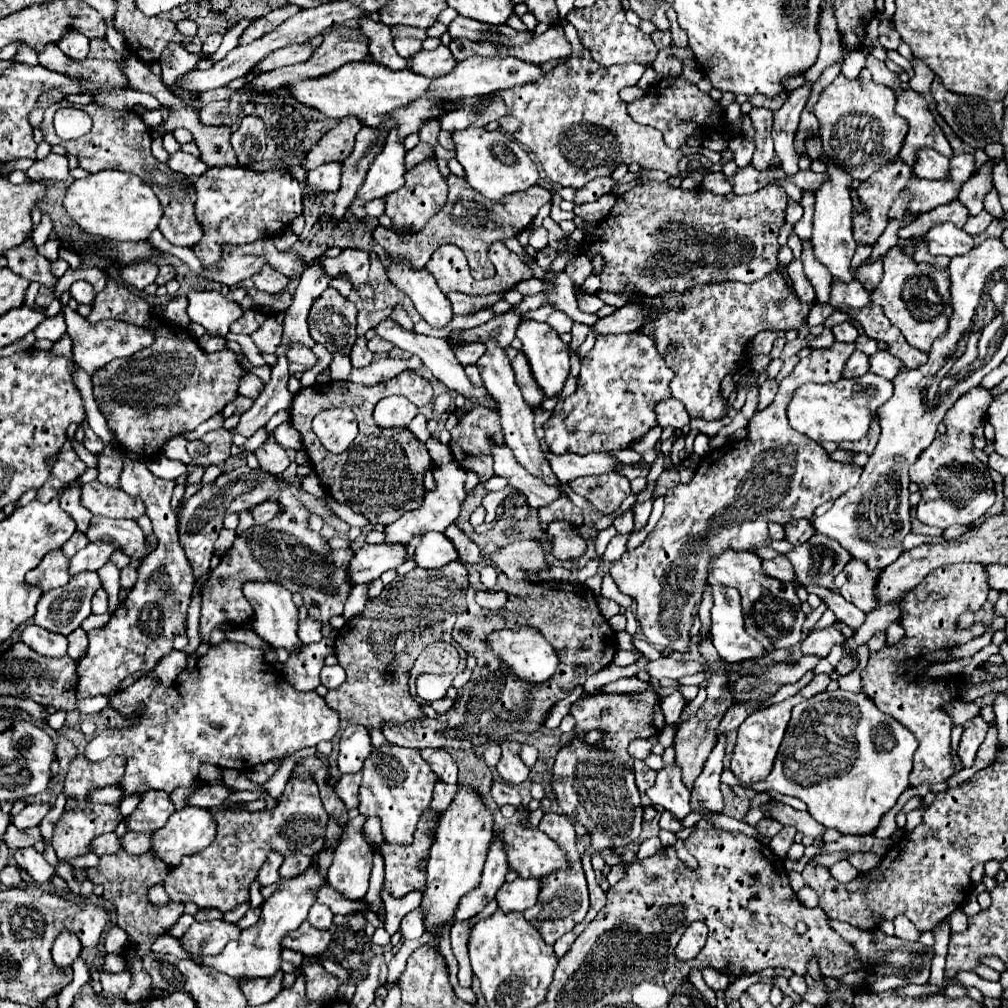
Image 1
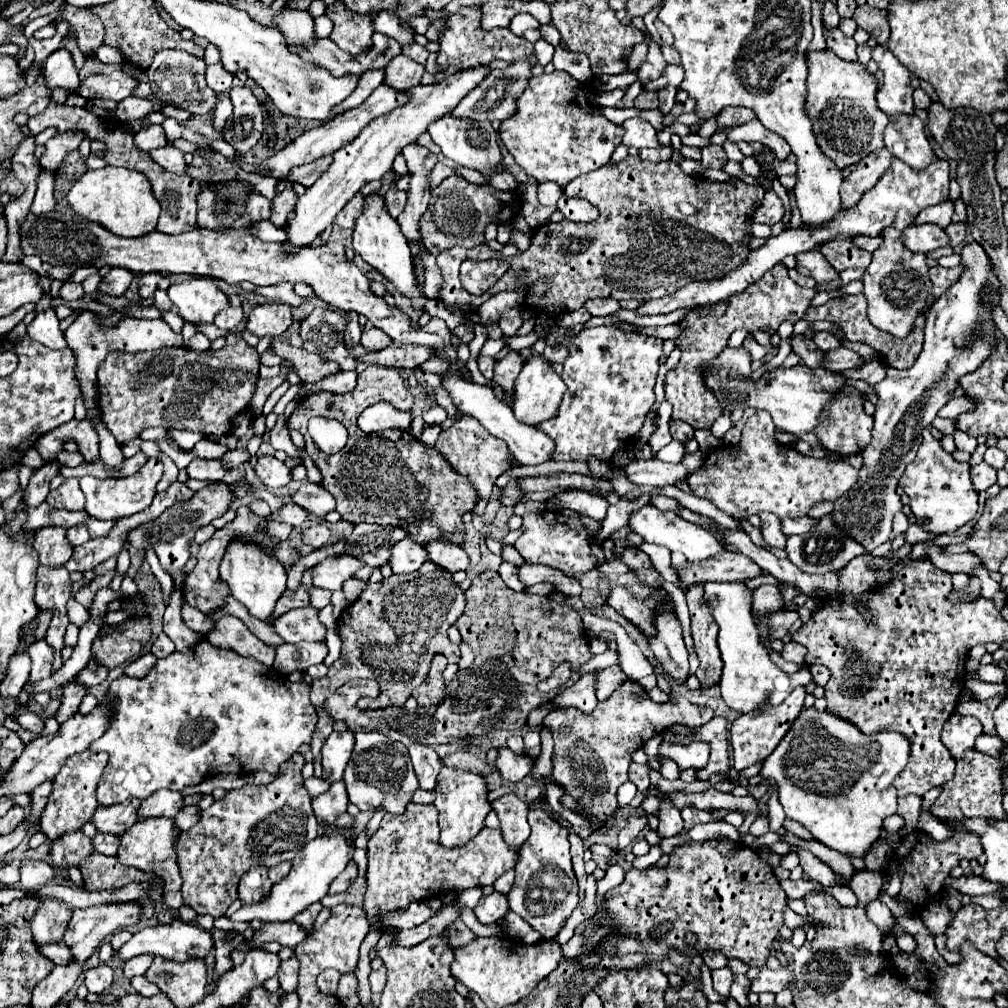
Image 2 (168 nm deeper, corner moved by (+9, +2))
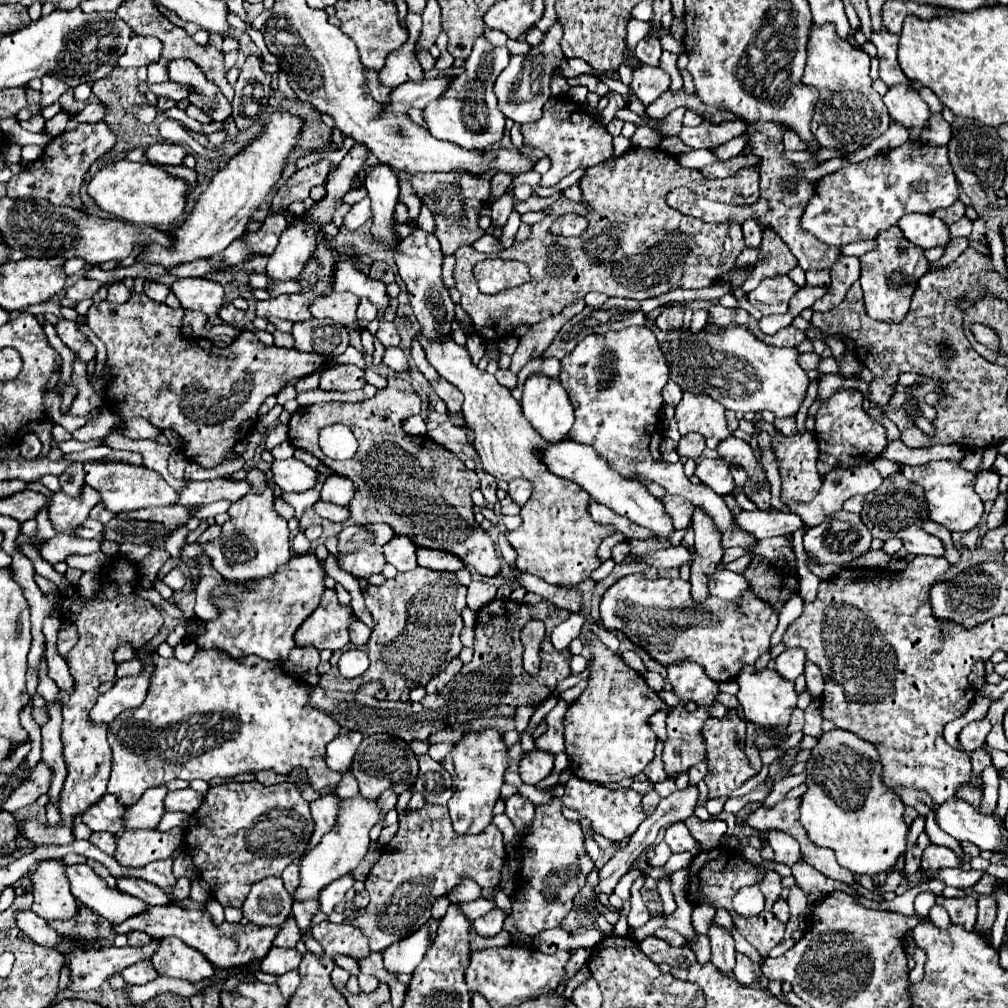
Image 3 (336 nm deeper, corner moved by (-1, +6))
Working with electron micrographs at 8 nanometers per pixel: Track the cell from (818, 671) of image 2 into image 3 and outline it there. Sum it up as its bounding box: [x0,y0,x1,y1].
[806,661,824,697]

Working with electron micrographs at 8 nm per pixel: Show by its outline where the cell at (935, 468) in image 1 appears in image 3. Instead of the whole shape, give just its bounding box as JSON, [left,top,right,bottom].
[902,461,984,531]

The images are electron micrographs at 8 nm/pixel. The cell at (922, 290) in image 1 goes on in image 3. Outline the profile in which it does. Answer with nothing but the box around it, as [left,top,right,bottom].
[860,227,930,325]

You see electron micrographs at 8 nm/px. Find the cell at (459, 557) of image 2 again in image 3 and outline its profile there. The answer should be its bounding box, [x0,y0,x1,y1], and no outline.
[418,549,464,571]

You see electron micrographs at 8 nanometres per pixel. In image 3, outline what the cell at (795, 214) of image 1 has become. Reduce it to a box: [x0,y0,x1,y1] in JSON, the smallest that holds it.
[676,151,720,169]

